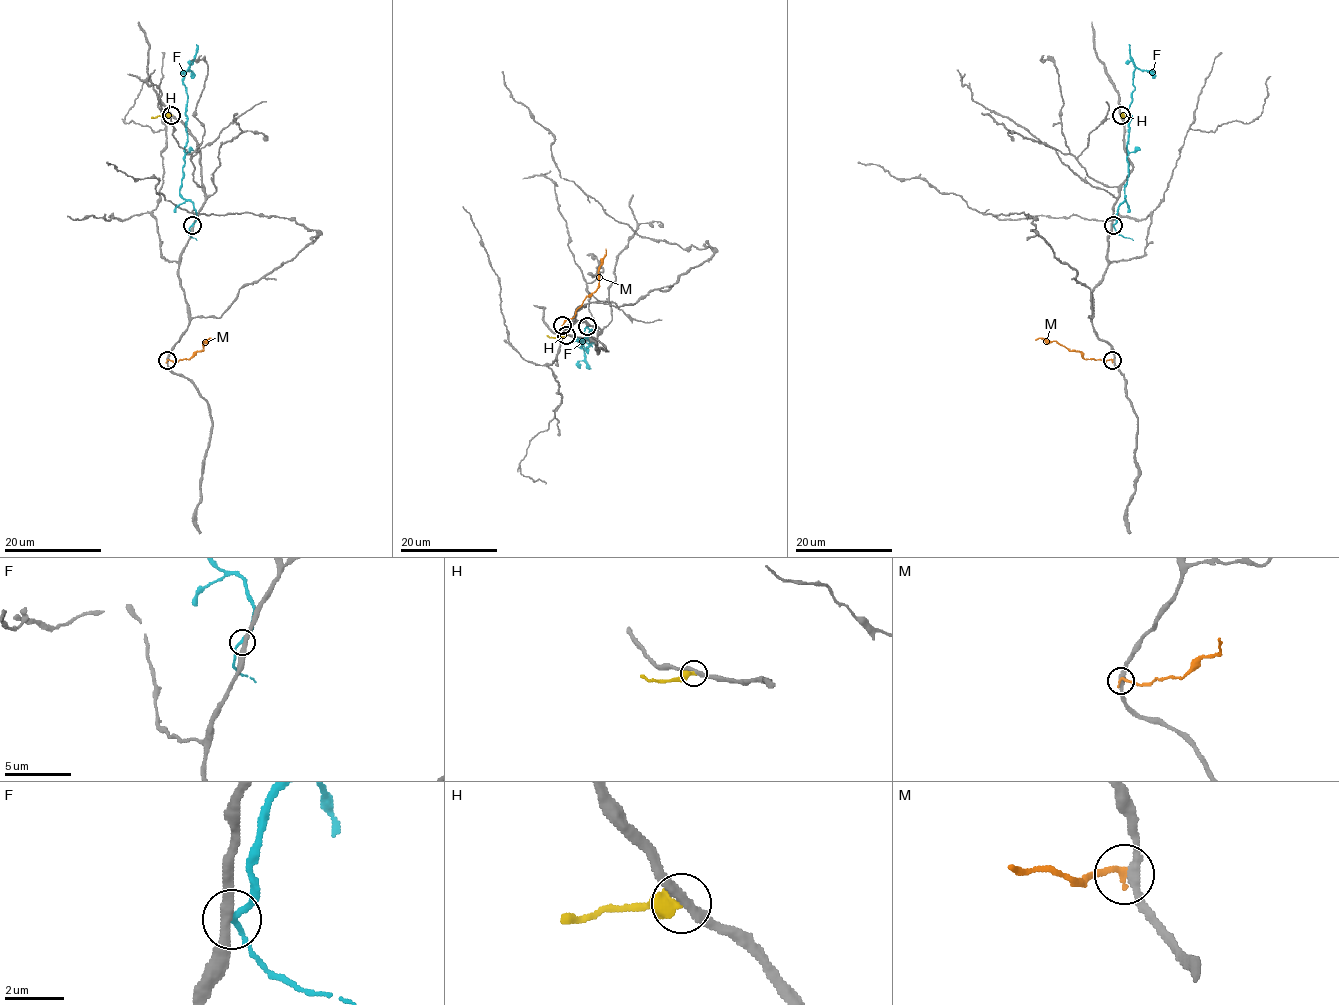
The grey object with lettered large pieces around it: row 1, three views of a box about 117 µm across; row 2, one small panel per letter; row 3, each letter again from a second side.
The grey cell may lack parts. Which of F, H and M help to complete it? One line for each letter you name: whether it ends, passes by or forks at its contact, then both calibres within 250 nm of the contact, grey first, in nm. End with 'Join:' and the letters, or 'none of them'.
Join: none of them

